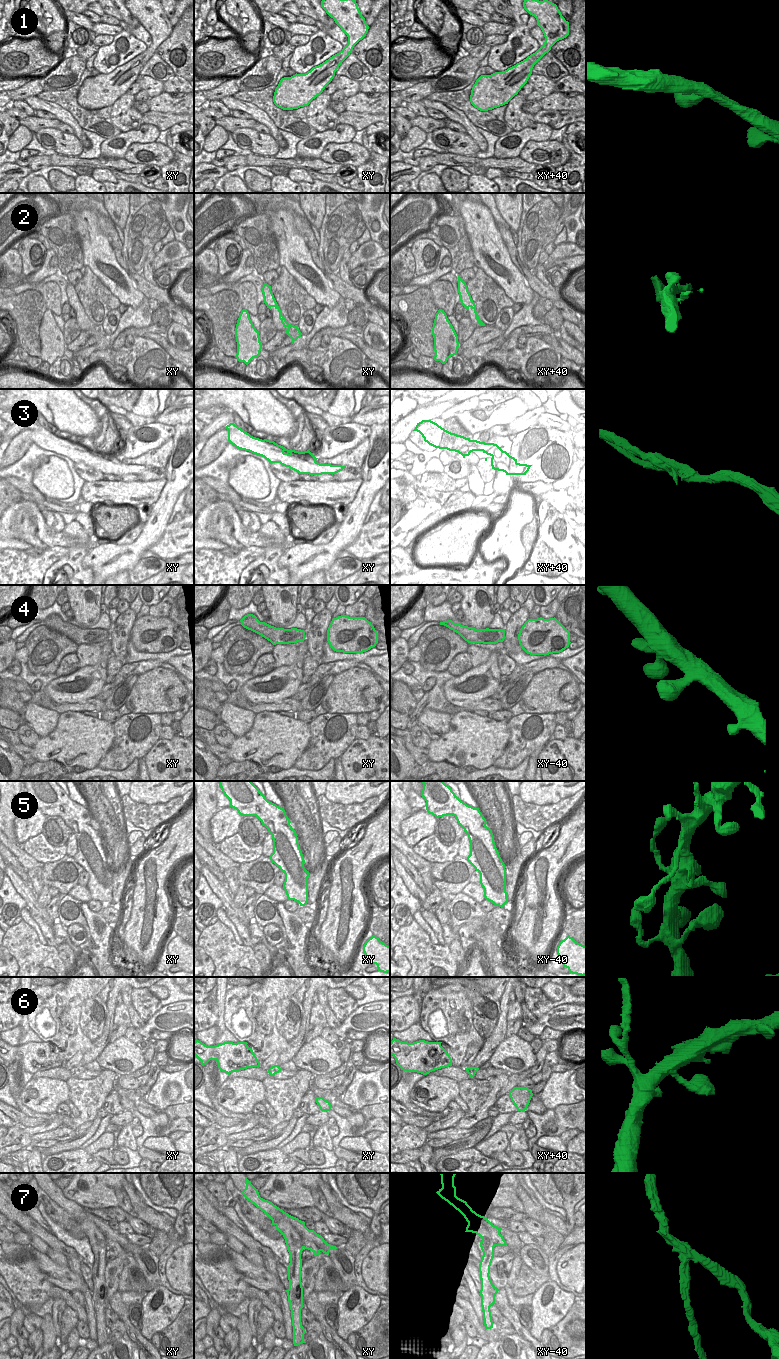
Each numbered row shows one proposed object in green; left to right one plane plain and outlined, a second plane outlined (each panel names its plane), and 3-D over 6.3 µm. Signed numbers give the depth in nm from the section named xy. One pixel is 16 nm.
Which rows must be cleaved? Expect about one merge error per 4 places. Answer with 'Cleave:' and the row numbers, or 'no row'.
Cleave: 3, 7

